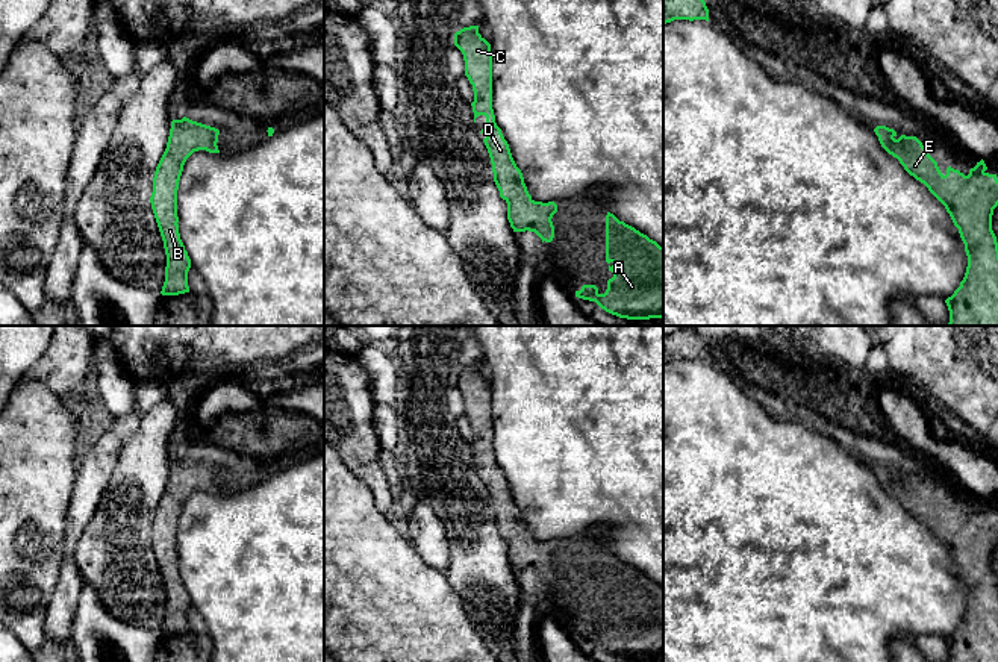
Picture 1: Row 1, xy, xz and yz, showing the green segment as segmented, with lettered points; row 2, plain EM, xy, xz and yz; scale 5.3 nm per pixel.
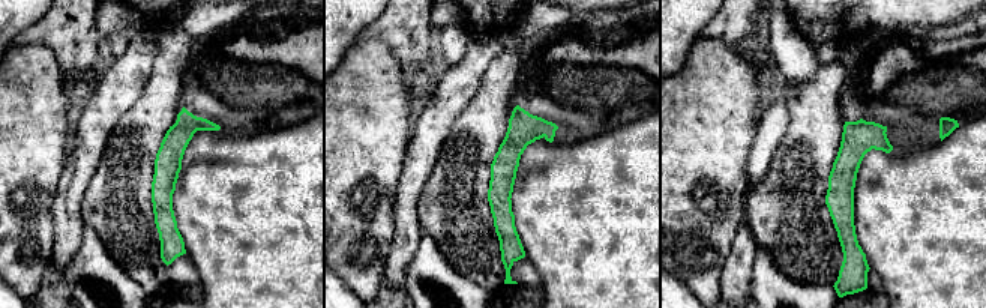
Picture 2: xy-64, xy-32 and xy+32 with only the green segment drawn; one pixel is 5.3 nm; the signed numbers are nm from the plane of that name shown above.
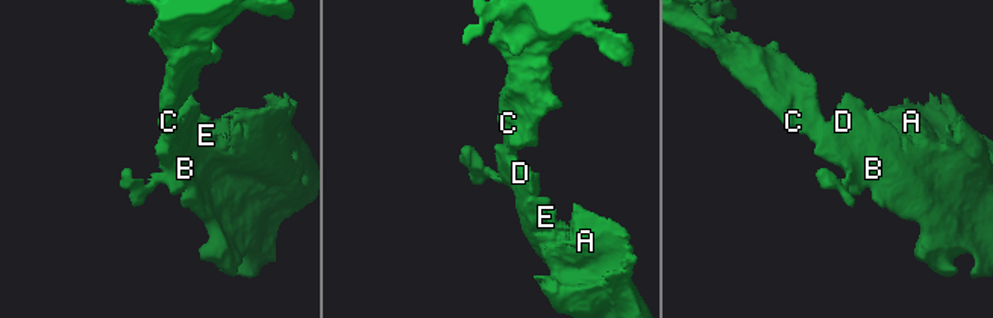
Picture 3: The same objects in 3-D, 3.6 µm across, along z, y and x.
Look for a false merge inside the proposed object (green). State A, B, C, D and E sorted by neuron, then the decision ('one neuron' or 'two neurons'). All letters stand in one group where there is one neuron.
A B C D E; one neuron

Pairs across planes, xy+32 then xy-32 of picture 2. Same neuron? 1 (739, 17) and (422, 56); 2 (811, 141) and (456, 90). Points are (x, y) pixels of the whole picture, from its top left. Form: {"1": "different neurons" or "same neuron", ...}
{"1": "same neuron", "2": "different neurons"}

